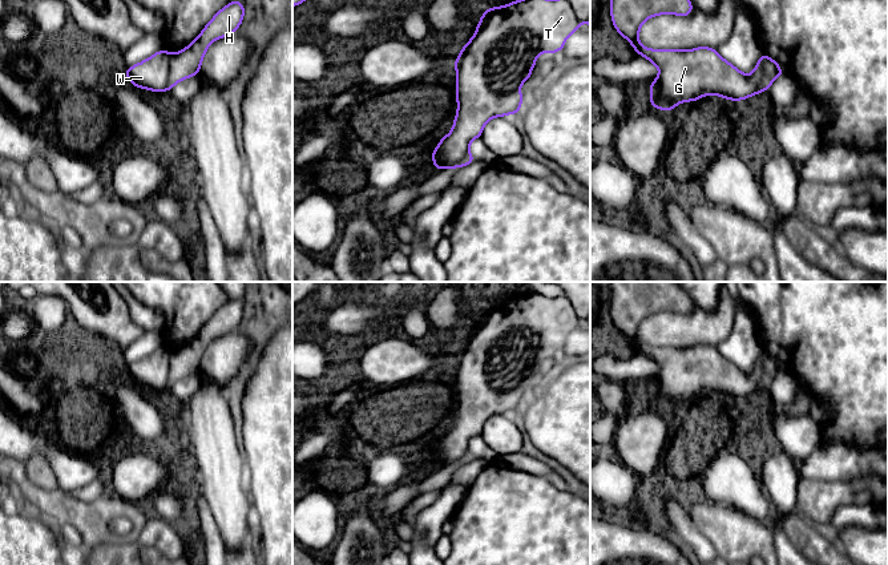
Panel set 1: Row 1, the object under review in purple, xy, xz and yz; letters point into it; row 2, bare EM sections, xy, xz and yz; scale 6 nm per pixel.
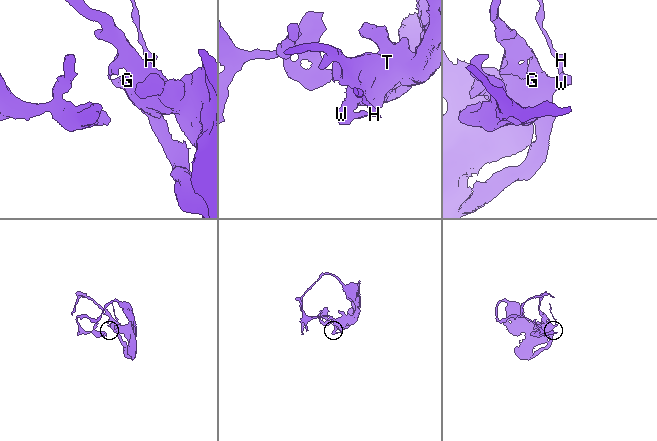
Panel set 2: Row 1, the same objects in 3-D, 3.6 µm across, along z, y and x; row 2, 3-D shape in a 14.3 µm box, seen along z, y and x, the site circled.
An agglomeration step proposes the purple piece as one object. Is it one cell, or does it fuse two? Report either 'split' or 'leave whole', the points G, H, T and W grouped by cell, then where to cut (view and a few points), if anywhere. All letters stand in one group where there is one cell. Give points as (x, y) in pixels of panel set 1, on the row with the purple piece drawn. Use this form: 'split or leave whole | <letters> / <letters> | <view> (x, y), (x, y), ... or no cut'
split | G T W / H | xy (170, 55), (169, 77), (165, 91)

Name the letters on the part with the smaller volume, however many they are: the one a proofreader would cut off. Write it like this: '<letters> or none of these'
H

